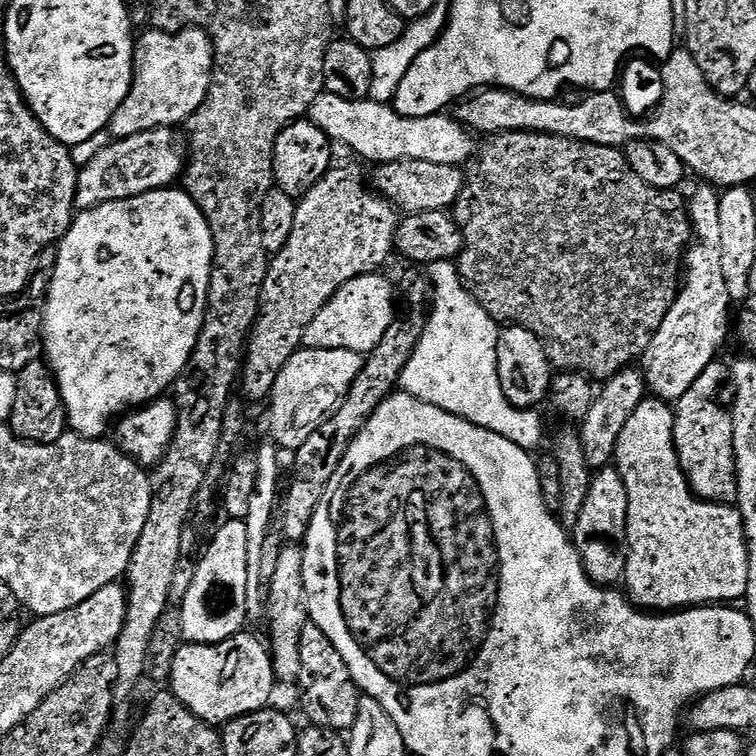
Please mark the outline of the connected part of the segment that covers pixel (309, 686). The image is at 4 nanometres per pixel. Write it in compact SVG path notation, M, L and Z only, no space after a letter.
M321 636L305 637L300 645L301 672L299 688L312 692L302 708L311 725L328 728L337 732L349 731L355 723L360 704L360 691L353 683L348 668L334 650L331 643Z

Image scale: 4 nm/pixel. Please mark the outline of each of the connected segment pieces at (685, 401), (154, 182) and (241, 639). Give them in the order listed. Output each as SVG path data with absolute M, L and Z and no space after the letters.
M705 369L690 390L675 401L672 445L676 448L677 462L692 492L710 504L732 506L737 503L738 494L735 452L732 449L732 417L719 404L720 383L725 380L726 372L707 372Z
M166 127L113 139L90 159L88 165L79 169L74 189L75 207L80 210L96 208L99 204L141 196L173 185L186 166L185 145L174 133L171 127Z
M244 635L217 644L184 642L172 658L170 691L205 724L223 726L229 720L269 707L274 685L269 649L263 641Z

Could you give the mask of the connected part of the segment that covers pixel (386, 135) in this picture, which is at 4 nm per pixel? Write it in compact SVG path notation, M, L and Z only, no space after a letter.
M325 91L317 96L312 104L310 119L318 125L329 141L345 144L352 152L357 152L364 160L369 160L372 166L390 162L402 162L404 159L425 160L432 164L462 166L471 161L476 152L476 142L473 135L451 115L436 113L430 116L403 116L396 112L391 103L379 104L373 98L363 100L347 100L341 96L335 96L332 92Z

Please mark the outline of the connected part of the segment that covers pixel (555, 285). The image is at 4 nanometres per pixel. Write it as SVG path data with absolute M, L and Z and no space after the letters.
M502 132L484 142L484 145L479 145L478 155L467 169L464 188L454 205L454 219L464 236L464 246L458 257L458 271L464 289L492 315L493 320L534 333L553 369L578 372L593 381L603 382L624 368L635 365L650 346L682 283L682 257L694 236L685 197L680 197L679 191L655 188L642 182L638 174L628 169L627 155L619 147L538 132Z

